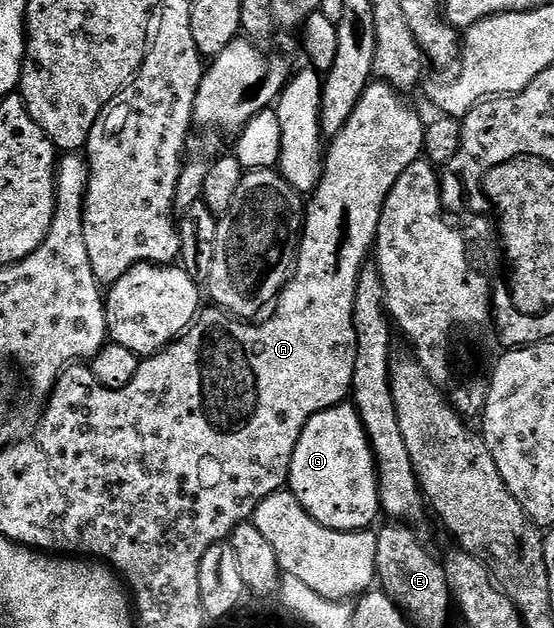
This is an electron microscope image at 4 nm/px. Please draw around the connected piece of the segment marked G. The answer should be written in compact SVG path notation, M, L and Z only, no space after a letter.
M338 405L315 413L311 421L299 433L299 445L295 445L295 453L291 457L288 490L303 505L306 513L319 525L336 531L363 531L372 528L377 515L382 514L380 489L378 487L377 463L373 456L372 445L368 433L353 405Z

